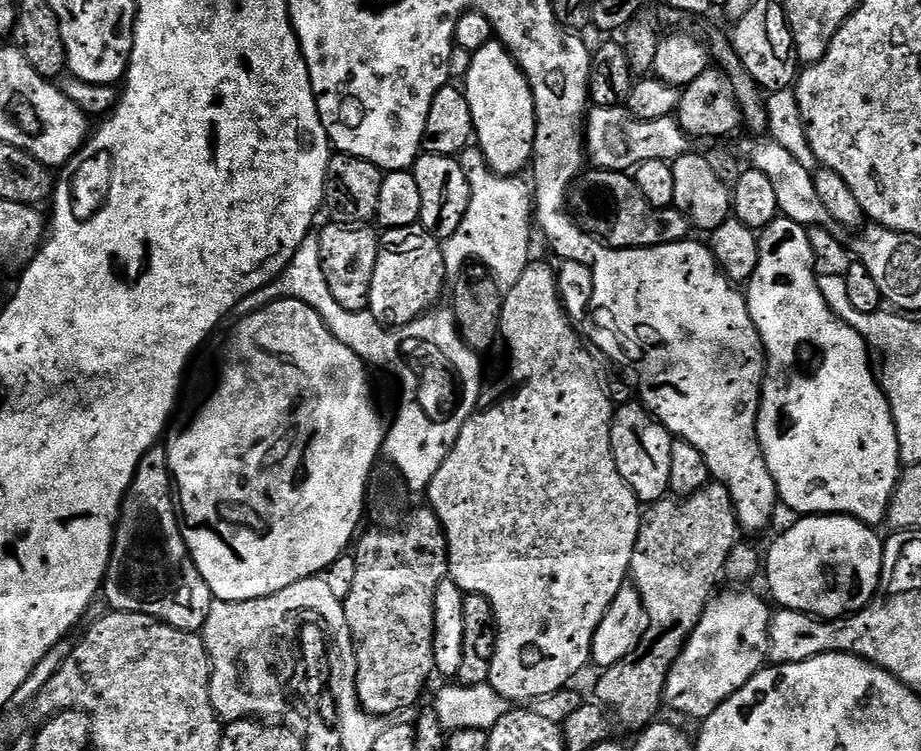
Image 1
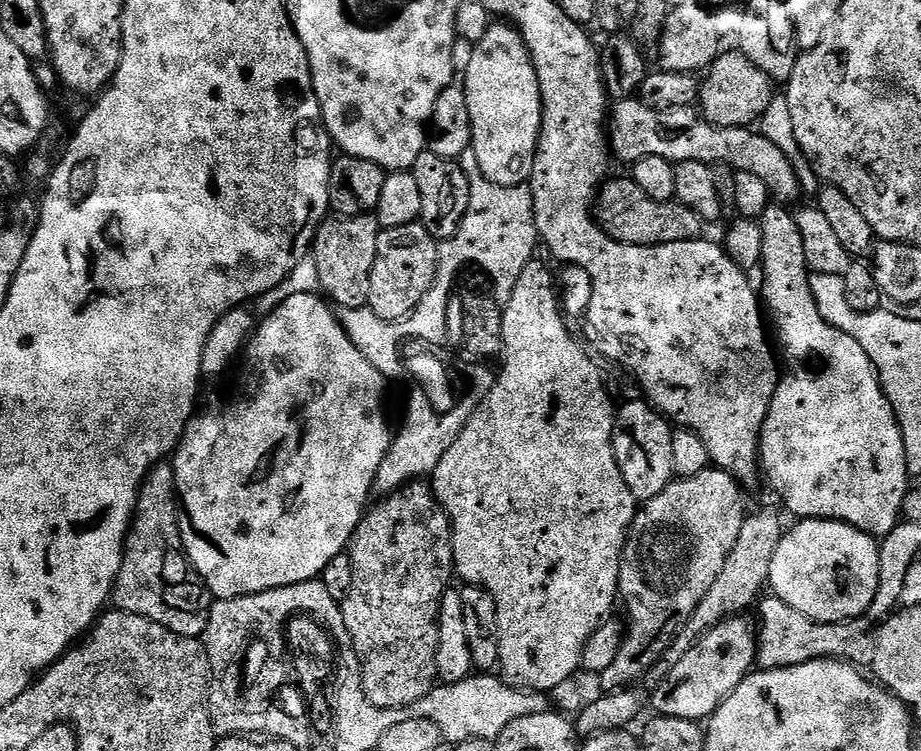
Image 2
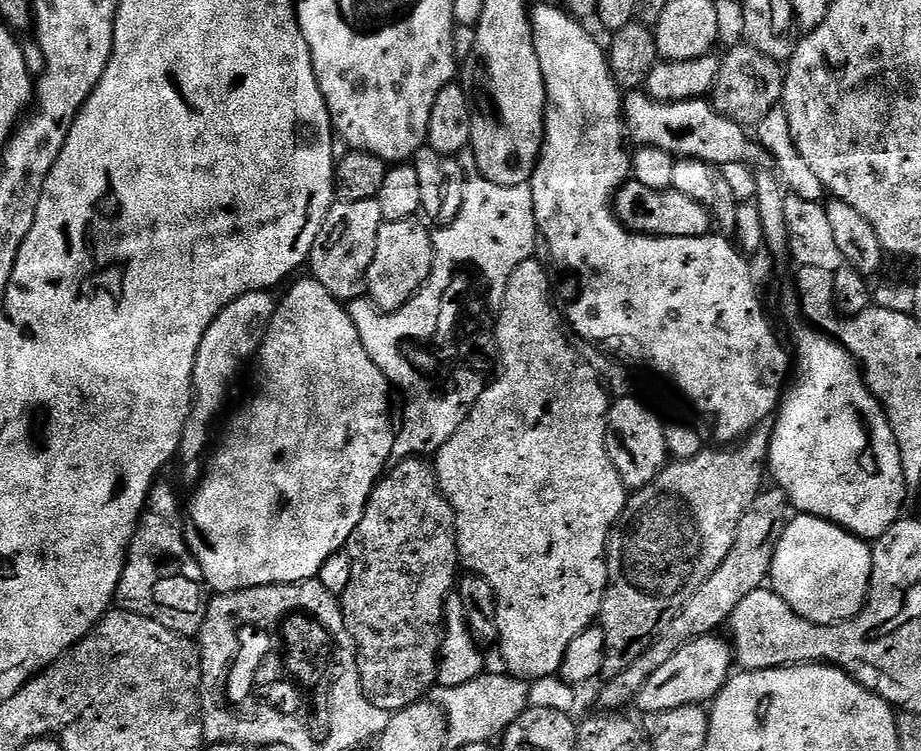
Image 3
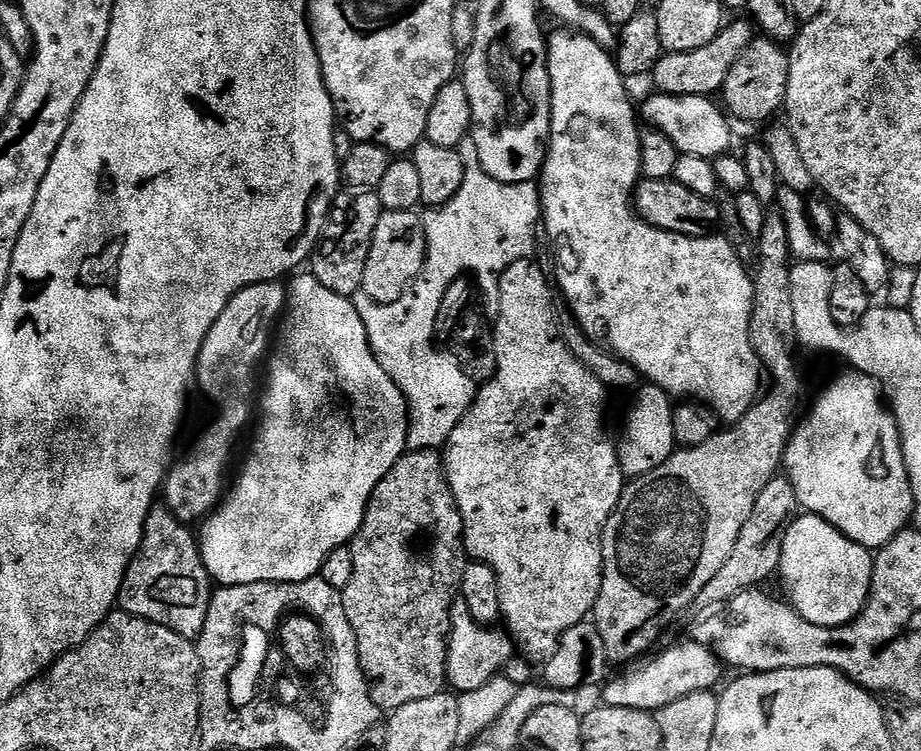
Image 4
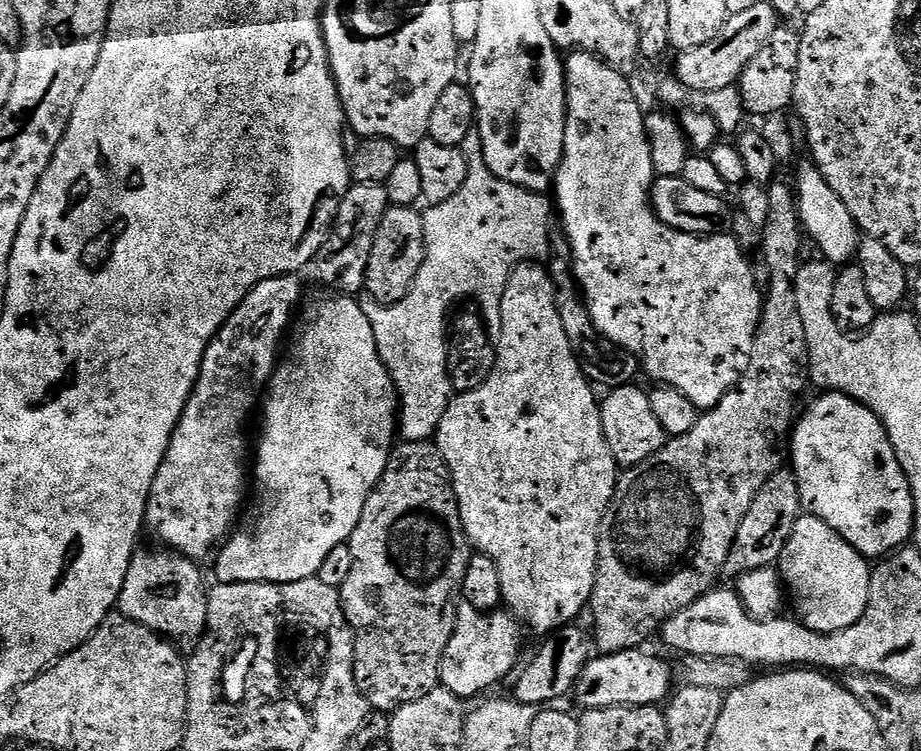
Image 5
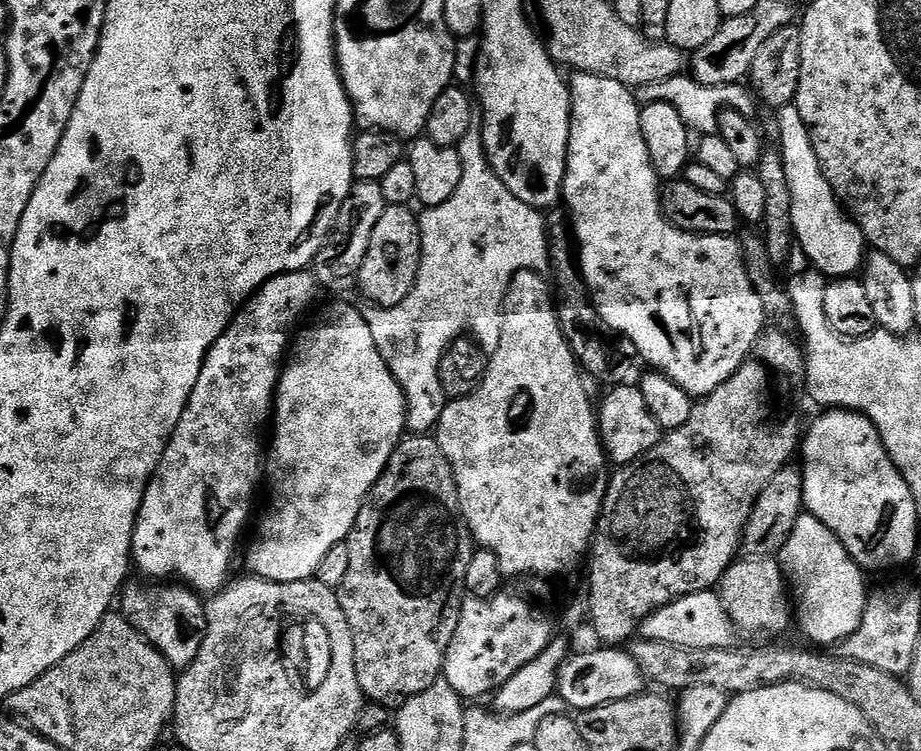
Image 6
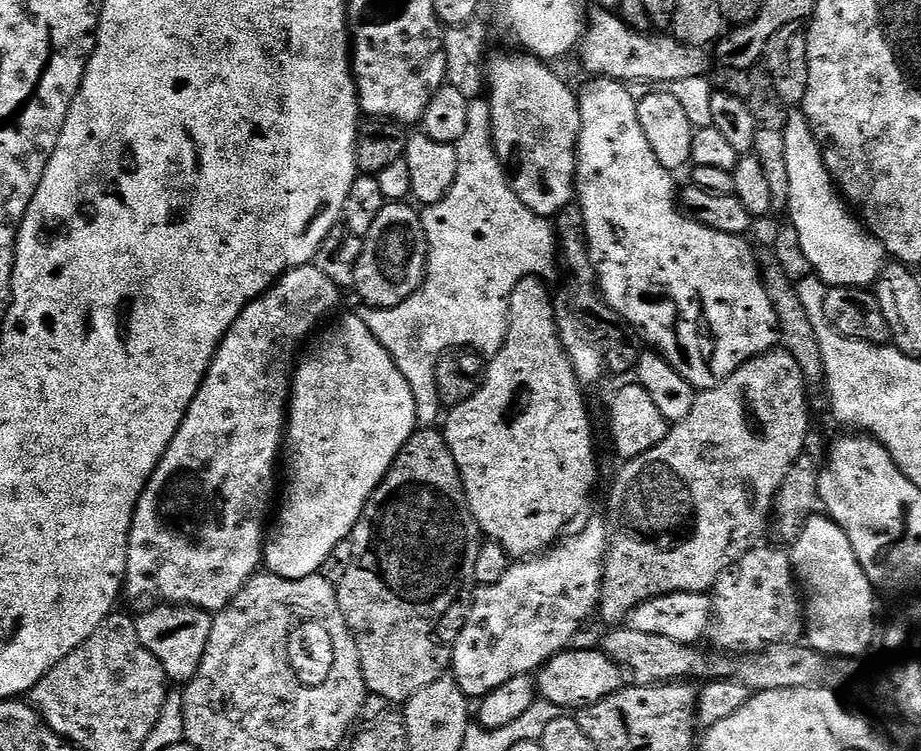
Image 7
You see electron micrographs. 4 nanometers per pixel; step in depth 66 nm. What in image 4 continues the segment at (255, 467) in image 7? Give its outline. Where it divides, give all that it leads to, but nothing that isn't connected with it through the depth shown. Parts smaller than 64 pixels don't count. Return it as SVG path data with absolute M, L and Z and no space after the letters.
M271 280L246 286L234 294L234 298L230 298L230 306L222 310L218 322L210 326L206 342L202 342L194 377L195 387L200 387L200 401L197 402L196 409L194 404L186 424L188 441L185 442L180 457L178 452L171 461L162 485L163 503L183 525L195 525L211 516L218 508L218 501L226 488L224 475L228 472L232 443L243 430L248 415L251 412L253 415L254 412L252 395L256 392L256 371L259 370L260 363L262 368L269 355L274 329L281 323L287 303L288 293L283 283Z

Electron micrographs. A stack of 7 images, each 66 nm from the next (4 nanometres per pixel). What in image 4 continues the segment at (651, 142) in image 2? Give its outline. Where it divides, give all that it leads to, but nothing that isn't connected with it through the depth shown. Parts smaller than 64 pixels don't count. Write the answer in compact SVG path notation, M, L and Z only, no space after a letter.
M652 94L644 104L644 112L642 108L642 120L645 125L648 123L649 129L662 133L681 156L697 156L713 161L716 157L729 155L733 151L734 137L729 117L715 99L707 96Z

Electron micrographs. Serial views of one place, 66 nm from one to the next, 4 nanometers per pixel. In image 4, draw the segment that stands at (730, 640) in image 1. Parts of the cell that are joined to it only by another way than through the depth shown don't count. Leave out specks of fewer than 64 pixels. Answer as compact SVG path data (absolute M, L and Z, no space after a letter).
M695 642L676 644L656 656L645 668L632 672L629 676L616 676L604 688L603 703L610 708L629 708L655 713L662 706L670 706L670 702L678 702L678 698L686 698L686 694L707 692L715 689L716 679L720 676L722 665L713 652Z

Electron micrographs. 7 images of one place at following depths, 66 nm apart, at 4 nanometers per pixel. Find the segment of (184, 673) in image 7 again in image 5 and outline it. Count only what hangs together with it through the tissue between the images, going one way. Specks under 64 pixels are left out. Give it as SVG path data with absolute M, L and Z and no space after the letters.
M155 546L145 550L137 550L132 556L130 570L126 570L126 582L120 591L118 601L119 615L130 618L150 631L157 632L159 636L172 641L181 649L187 650L203 641L204 634L210 621L208 619L208 592L206 584L204 588L204 576L200 573L201 565L191 560L189 556L183 556L181 552L173 552L172 549L163 546Z

